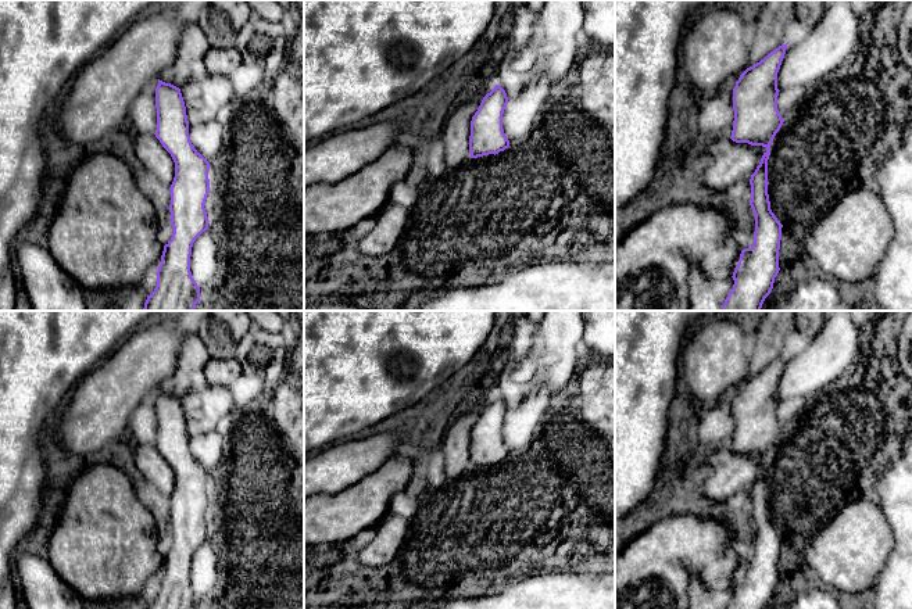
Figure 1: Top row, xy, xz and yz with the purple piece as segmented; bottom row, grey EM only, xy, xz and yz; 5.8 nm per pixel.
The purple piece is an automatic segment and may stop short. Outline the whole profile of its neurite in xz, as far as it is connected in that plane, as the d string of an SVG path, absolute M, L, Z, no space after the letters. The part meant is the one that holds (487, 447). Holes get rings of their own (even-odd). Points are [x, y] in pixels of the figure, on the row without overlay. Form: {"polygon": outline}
{"polygon": "M498 395L483 408L471 431L469 463L472 469L496 466L509 458L503 440L503 424L507 415L507 404Z"}

